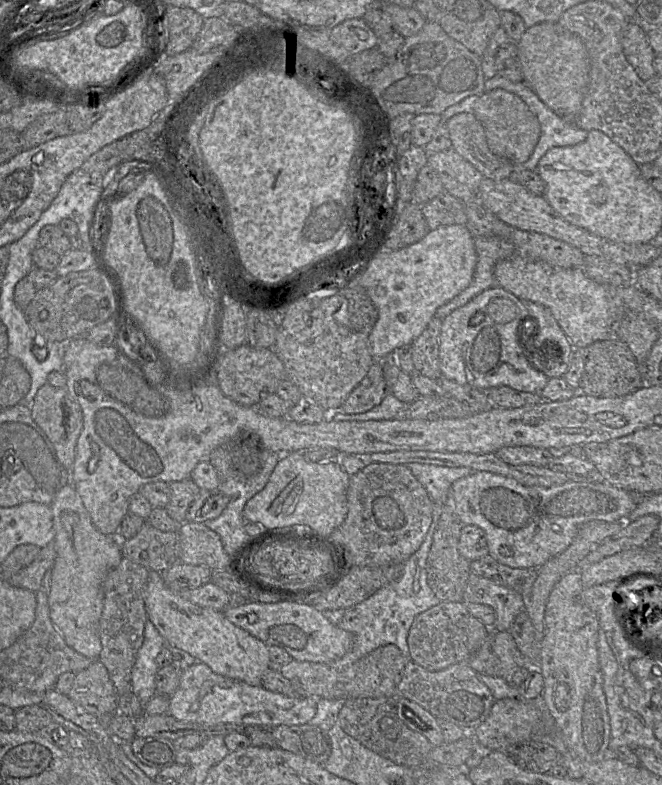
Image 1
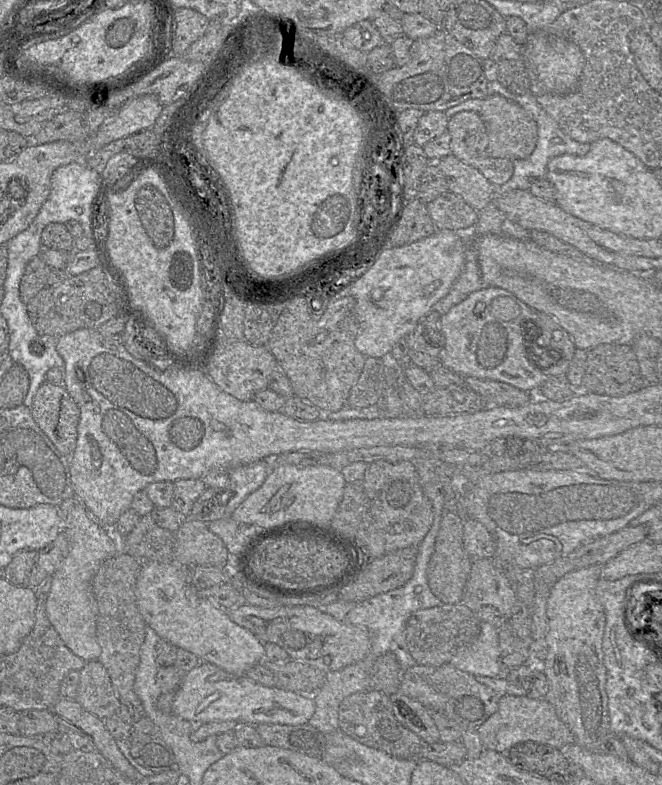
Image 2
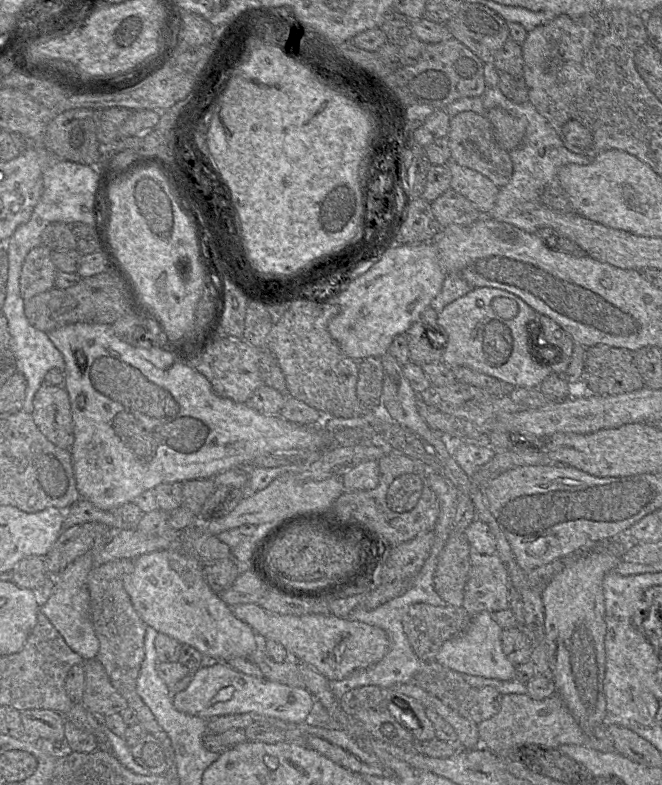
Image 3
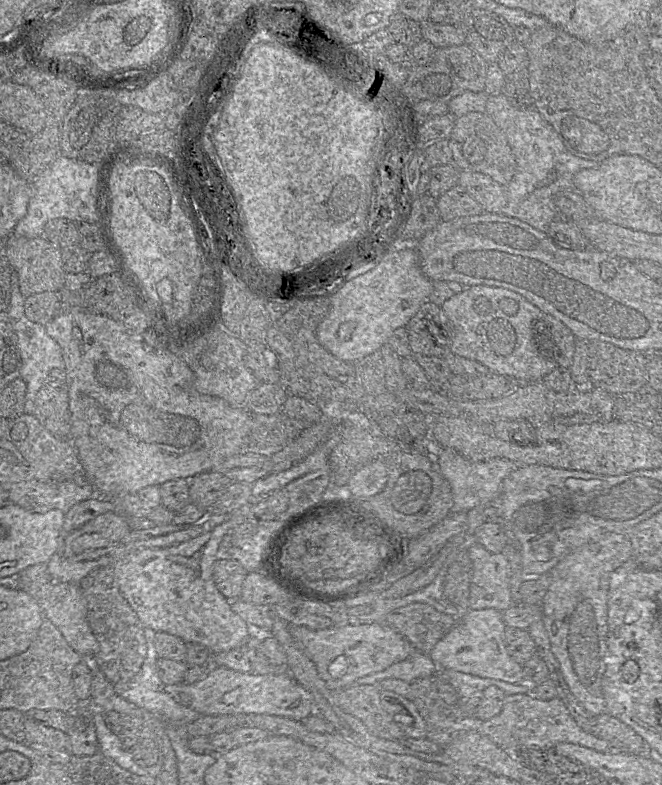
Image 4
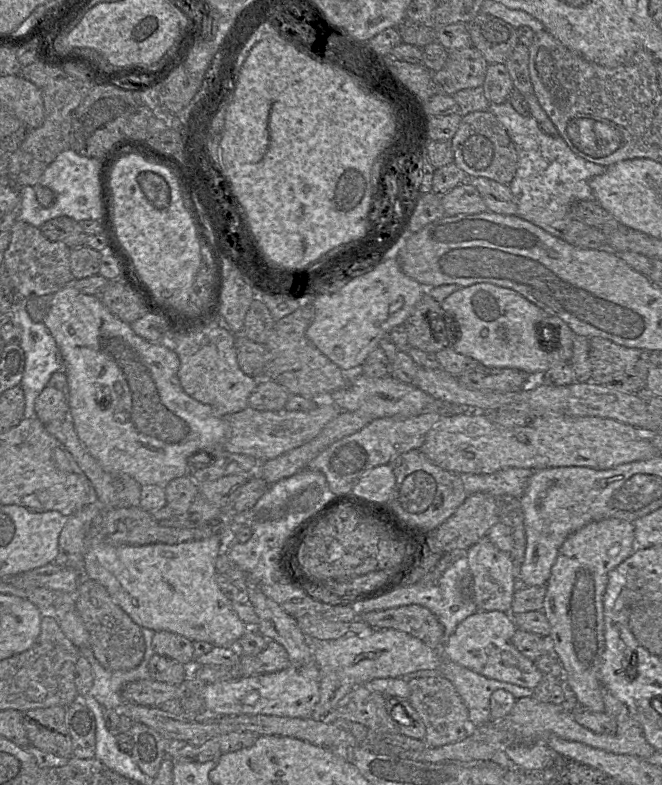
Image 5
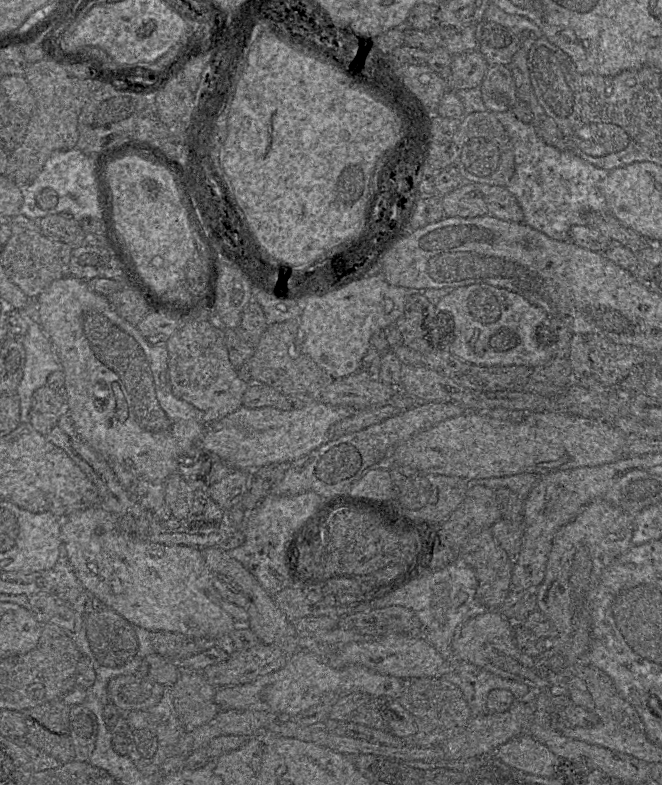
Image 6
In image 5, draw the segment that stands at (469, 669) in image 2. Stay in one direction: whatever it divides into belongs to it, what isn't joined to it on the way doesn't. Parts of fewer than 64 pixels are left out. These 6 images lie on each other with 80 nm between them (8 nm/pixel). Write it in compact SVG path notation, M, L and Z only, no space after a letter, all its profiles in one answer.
M477 611L464 619L440 649L441 655L489 679L535 689L544 673L512 644L517 630L509 612Z

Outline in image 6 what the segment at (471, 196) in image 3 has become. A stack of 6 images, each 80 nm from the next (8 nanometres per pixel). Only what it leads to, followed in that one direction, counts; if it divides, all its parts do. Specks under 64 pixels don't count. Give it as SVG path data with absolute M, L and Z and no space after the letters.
M476 184L489 210L489 215L504 221L523 222L524 215L517 199L506 187Z

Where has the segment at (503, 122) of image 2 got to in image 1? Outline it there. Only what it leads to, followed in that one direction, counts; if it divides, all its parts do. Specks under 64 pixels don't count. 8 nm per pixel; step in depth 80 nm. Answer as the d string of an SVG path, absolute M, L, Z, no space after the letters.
M501 88L485 92L474 105L474 115L485 129L487 144L493 154L513 164L522 164L530 158L540 138L541 126L519 96Z

